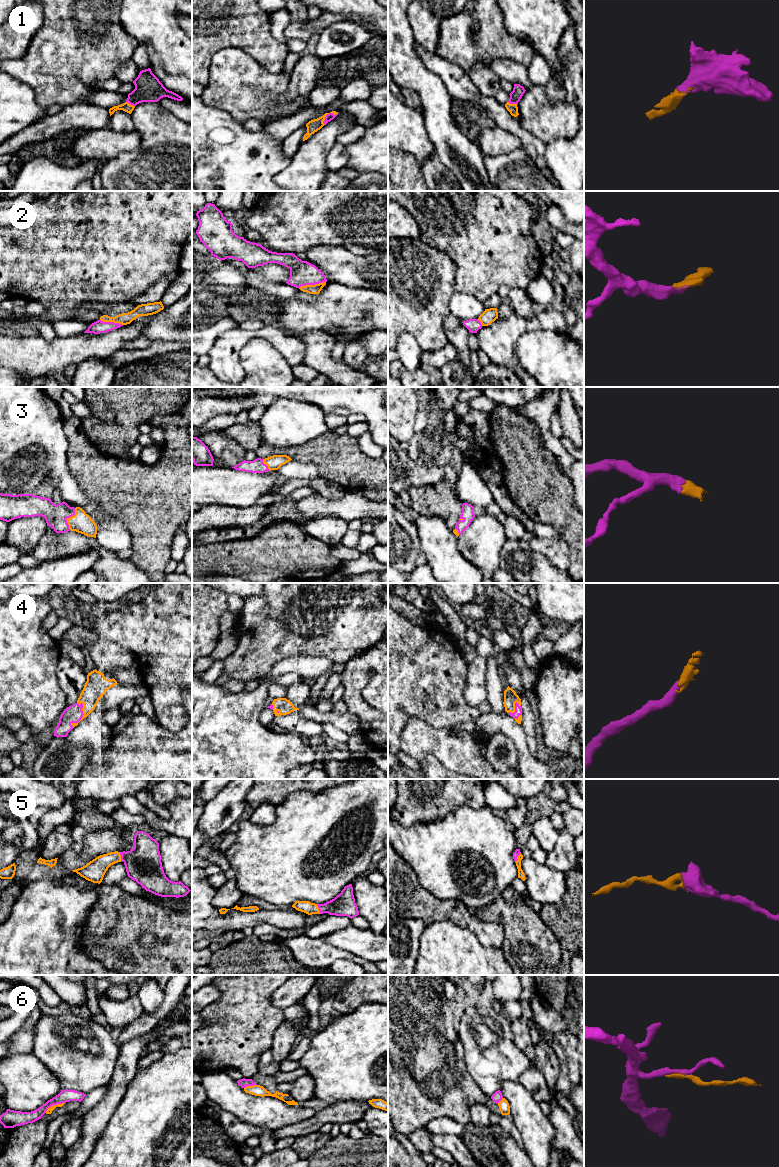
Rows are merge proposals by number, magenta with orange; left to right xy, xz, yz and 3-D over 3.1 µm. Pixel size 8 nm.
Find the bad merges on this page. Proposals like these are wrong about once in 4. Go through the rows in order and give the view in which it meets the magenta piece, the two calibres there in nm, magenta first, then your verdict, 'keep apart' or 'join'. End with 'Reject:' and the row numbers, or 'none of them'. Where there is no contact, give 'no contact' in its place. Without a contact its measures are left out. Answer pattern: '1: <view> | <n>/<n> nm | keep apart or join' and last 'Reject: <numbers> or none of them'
1: xz | 60/100 nm | join
2: xz | 200/80 nm | join
3: xy | 180/160 nm | join
4: xy | 140/170 nm | join
5: xz | 180/100 nm | join
6: xy | 100/50 nm | keep apart
Reject: 6

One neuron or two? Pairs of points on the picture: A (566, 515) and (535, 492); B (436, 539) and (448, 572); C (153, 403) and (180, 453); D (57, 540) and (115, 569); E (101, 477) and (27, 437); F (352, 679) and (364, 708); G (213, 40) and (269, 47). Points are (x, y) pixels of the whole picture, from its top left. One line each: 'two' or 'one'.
A: one
B: one
C: two
D: one
E: two
F: one
G: one

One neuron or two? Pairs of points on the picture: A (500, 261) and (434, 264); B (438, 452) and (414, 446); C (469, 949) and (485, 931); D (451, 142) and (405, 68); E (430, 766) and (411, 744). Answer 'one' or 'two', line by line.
A: two
B: one
C: two
D: one
E: two

